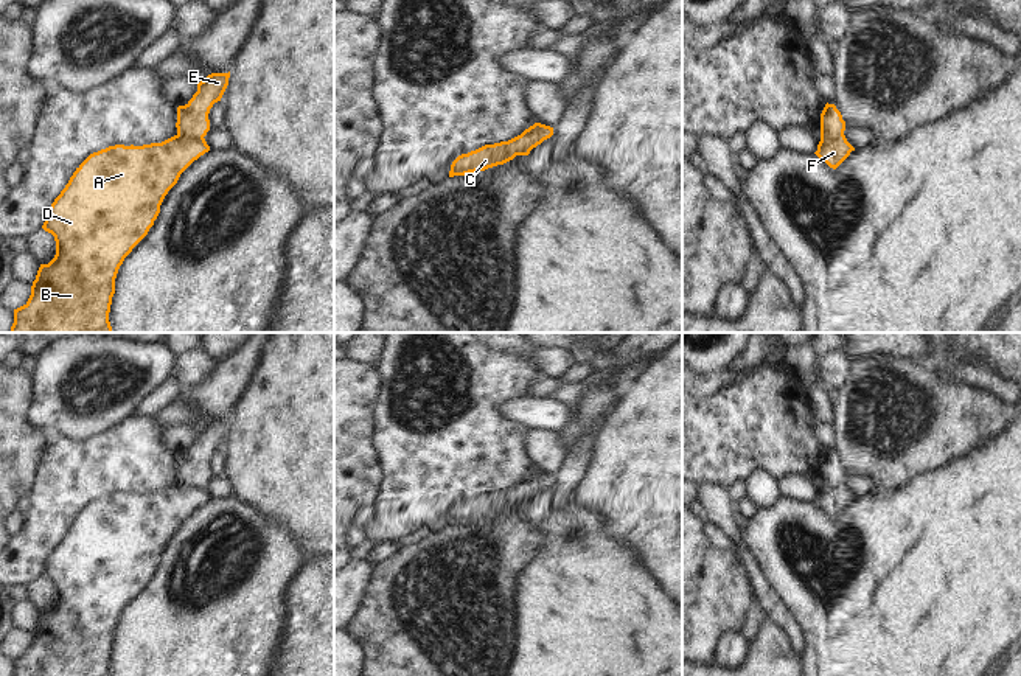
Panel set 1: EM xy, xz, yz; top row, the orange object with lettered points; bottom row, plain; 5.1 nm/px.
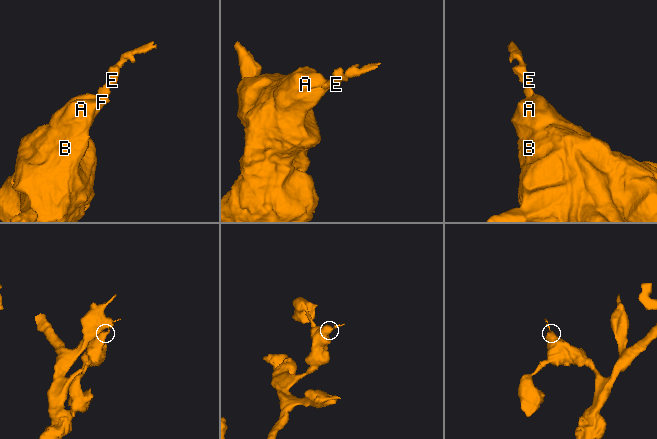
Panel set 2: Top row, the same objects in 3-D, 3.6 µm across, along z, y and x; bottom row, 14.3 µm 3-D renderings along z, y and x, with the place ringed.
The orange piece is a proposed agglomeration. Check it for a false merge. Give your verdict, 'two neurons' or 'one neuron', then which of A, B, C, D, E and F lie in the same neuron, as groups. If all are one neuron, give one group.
one neuron; groups A B C D E F

